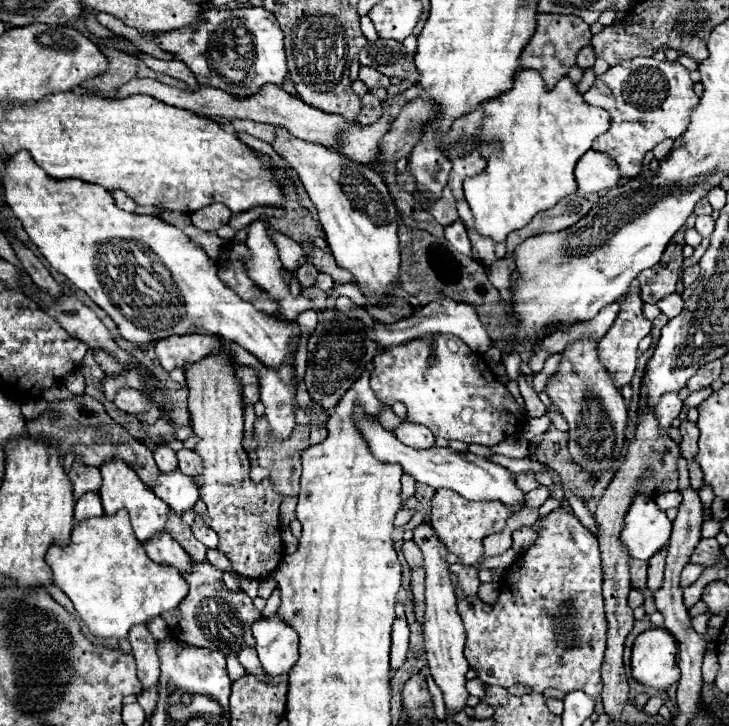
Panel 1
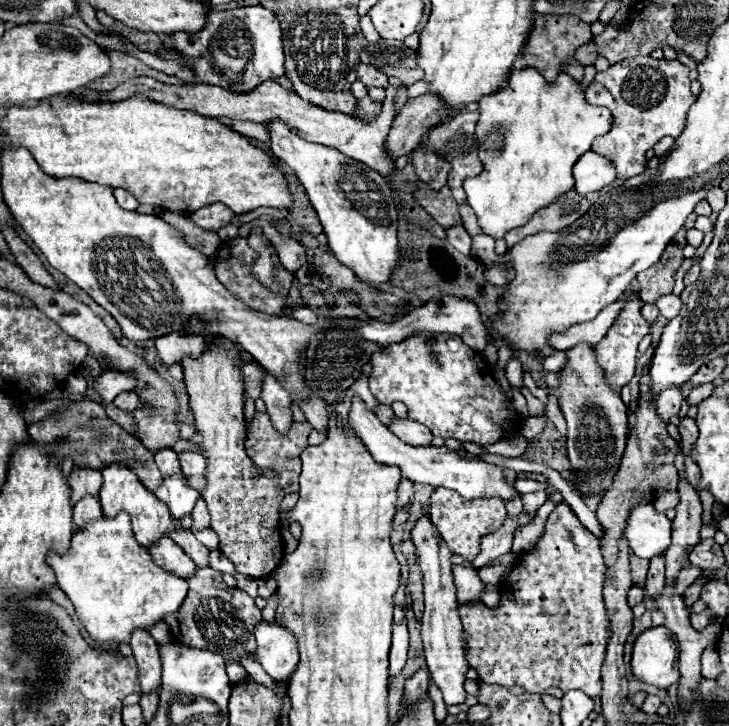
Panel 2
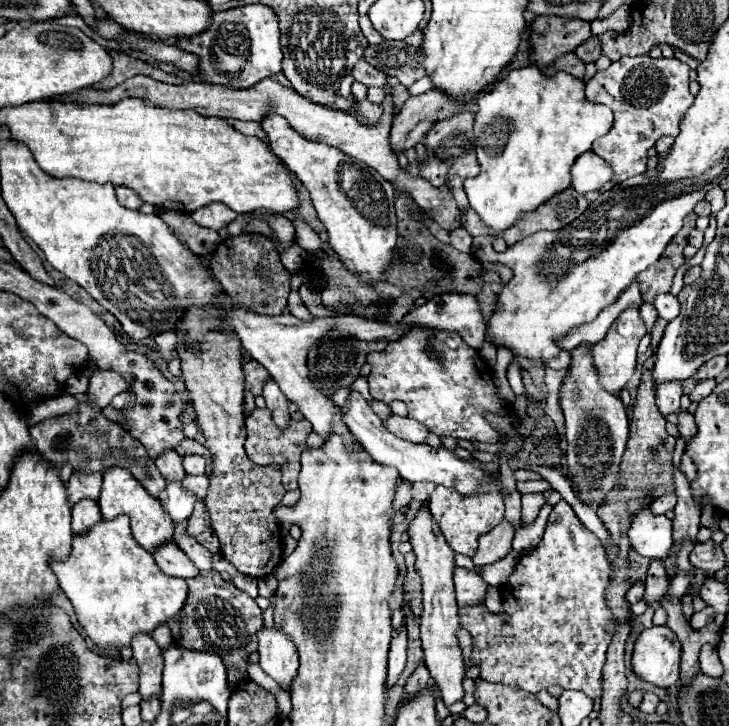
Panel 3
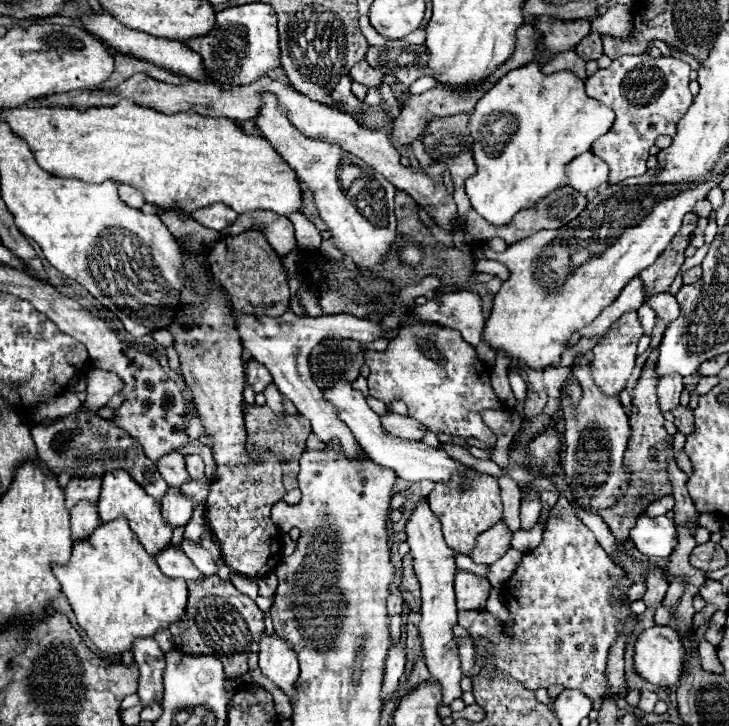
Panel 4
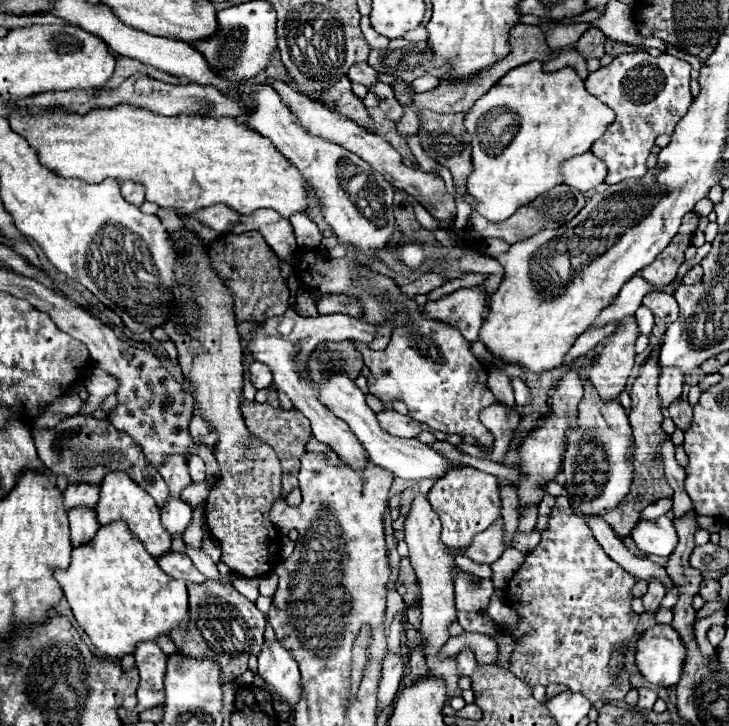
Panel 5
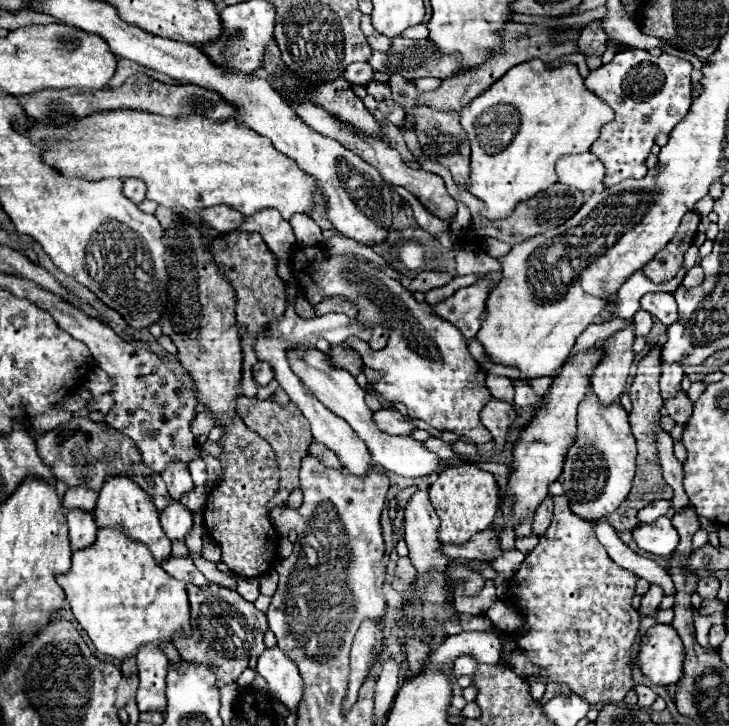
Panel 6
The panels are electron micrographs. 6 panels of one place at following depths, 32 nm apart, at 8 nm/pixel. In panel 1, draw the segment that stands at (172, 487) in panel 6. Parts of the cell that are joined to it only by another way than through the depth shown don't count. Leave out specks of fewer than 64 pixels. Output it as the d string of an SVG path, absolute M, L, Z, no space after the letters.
M158 446L154 450L154 460L160 468L160 472L176 472L178 470L178 462L176 462L176 452L170 450L168 446Z

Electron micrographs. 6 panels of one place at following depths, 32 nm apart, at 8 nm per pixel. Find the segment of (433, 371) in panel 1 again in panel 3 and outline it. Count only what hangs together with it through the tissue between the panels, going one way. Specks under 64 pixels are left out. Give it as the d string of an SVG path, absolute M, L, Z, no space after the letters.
M414 326L396 342L390 342L384 352L368 354L368 364L372 368L372 374L368 376L372 398L386 404L394 400L406 402L408 418L422 422L438 436L496 444L498 432L484 420L484 414L512 412L506 400L498 396L486 362L456 332L420 330Z

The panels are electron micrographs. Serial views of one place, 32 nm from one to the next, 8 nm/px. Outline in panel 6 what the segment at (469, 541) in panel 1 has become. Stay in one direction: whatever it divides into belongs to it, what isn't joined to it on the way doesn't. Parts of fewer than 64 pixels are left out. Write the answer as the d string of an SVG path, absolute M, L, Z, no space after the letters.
M456 464L446 466L438 480L430 486L430 502L440 516L438 540L450 544L464 544L472 534L492 526L498 510L498 484L490 472L480 470L476 464Z

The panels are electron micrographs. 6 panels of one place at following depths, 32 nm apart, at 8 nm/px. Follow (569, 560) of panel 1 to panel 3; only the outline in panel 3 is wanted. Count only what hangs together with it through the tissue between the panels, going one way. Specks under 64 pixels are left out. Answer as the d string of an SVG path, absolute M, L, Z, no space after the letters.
M560 500L550 512L540 544L520 558L505 584L502 610L508 618L494 616L484 605L460 610L460 626L472 636L472 664L480 664L480 676L488 682L518 684L528 692L562 686L564 690L582 690L592 700L600 698L606 650L616 632L612 610L606 606L606 588L610 586L612 574L614 568L600 540L576 518L572 506Z

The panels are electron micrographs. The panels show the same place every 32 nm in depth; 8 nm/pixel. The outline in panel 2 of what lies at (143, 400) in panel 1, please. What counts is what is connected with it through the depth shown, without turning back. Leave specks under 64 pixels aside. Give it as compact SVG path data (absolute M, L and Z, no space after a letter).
M120 392L116 398L114 398L114 402L112 402L116 408L120 408L120 410L136 410L136 408L140 408L142 406L142 402L138 400L138 394L136 392Z

